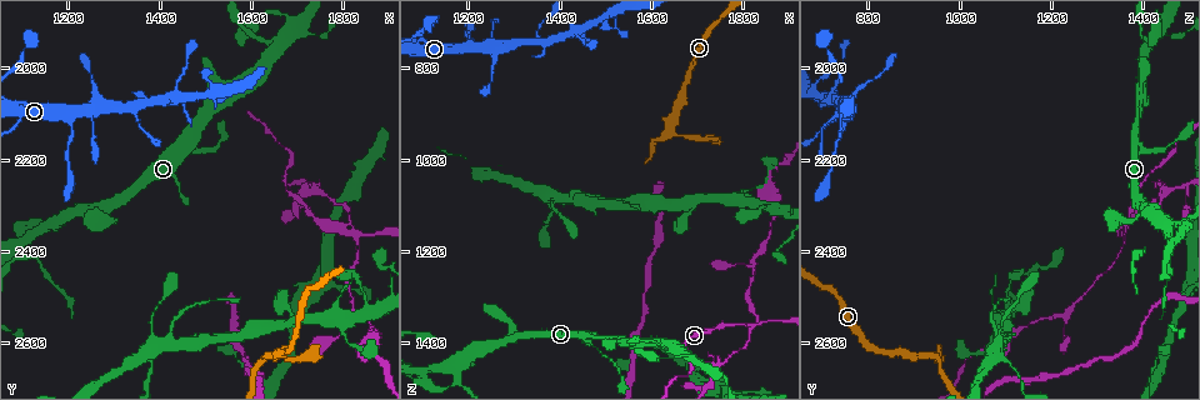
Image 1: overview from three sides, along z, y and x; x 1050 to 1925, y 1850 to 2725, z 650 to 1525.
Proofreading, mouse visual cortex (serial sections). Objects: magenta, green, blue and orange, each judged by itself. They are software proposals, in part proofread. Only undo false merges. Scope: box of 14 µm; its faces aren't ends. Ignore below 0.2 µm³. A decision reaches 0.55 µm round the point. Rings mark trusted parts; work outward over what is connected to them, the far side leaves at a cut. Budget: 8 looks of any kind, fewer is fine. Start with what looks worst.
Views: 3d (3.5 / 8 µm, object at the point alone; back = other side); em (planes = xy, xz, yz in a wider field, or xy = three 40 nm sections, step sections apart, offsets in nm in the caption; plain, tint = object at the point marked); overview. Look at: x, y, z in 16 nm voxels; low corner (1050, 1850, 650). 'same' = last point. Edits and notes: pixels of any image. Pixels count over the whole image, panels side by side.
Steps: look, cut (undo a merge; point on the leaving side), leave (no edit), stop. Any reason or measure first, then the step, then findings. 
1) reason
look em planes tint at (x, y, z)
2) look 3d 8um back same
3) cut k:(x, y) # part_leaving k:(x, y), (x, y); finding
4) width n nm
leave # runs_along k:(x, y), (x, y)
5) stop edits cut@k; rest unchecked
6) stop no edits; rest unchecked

sharp bend
look 3d 3.5um at (1800, 2345, 1355)

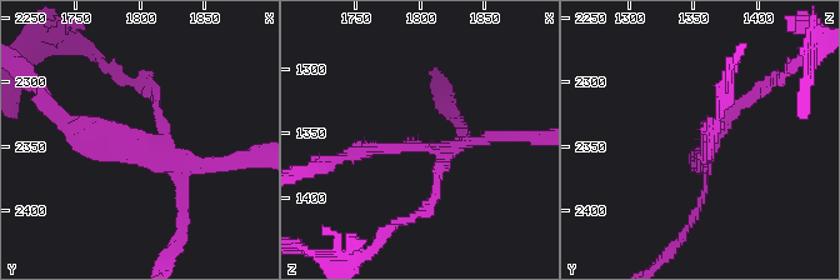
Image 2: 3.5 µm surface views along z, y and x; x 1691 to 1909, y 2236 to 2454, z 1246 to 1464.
look em planes tint at (1798, 2346, 1362)

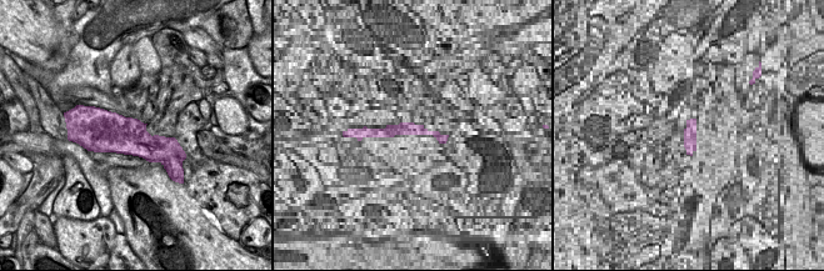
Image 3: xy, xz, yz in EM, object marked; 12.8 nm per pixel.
cut it another way
look em xy step 5 tint same

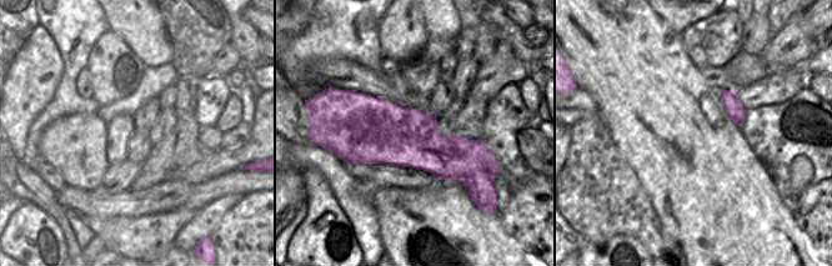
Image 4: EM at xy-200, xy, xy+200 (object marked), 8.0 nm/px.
cut 2:(746, 100) # border 4:(484, 162), (447, 145), (437, 176); a second cell is stuck on

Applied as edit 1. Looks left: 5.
a fork
look 3d 3.5um at (1340, 2085, 735)

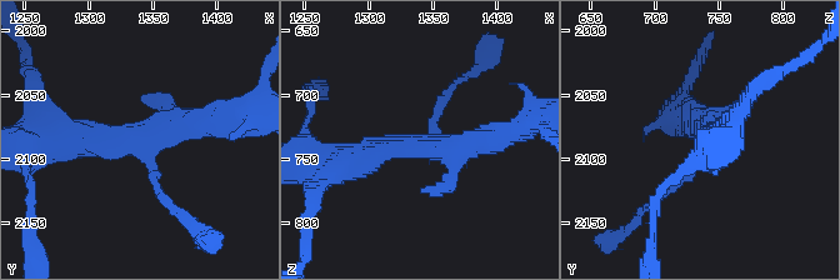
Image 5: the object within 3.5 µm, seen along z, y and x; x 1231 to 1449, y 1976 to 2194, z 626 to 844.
look em xy step 5 tint at (1340, 2082, 742)

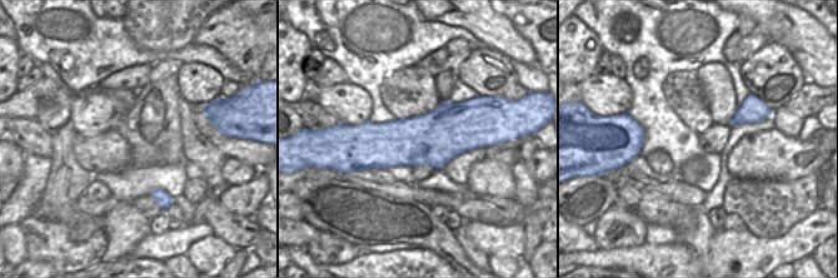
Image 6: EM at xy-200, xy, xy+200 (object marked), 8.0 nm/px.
leave # runs_along 5:(338, 164), (495, 138); all the same cell

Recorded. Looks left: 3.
calibre changes
look 3d 3.5um at (1640, 2635, 930)

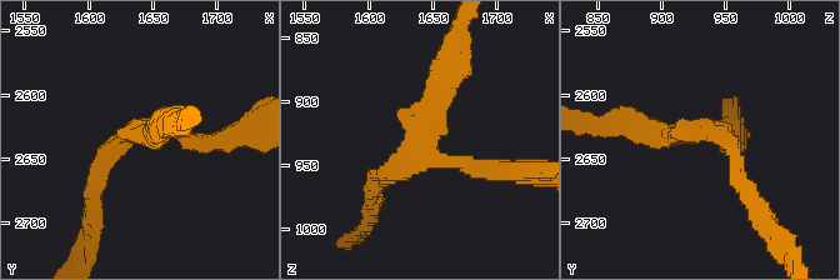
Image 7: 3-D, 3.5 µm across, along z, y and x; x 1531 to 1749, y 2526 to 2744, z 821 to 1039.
now the EM
look em xy step 2 tint at (1642, 2628, 926)

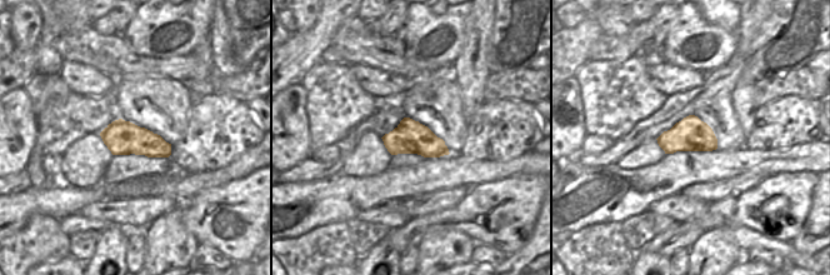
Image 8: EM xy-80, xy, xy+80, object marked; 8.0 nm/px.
width 280 nm
leave # runs_along 7:(450, 64), (419, 141), (480, 166); all the same cell

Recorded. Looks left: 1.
stop edits cut@2; rest unchecked

